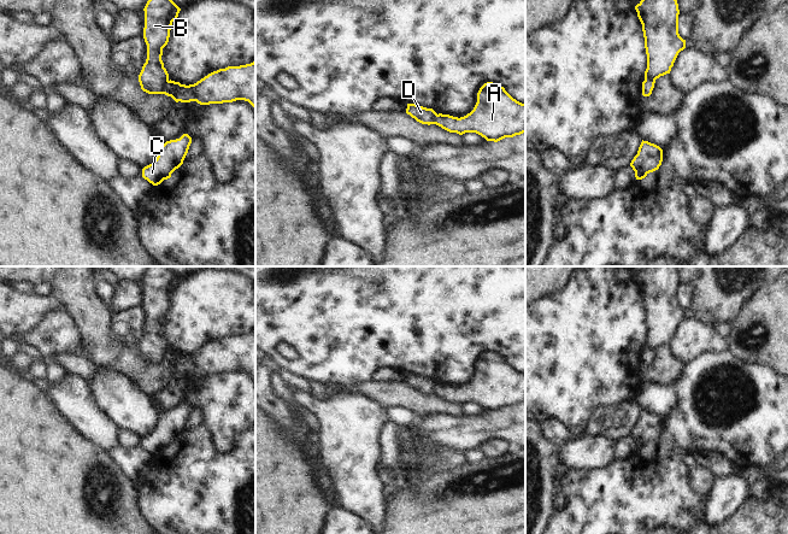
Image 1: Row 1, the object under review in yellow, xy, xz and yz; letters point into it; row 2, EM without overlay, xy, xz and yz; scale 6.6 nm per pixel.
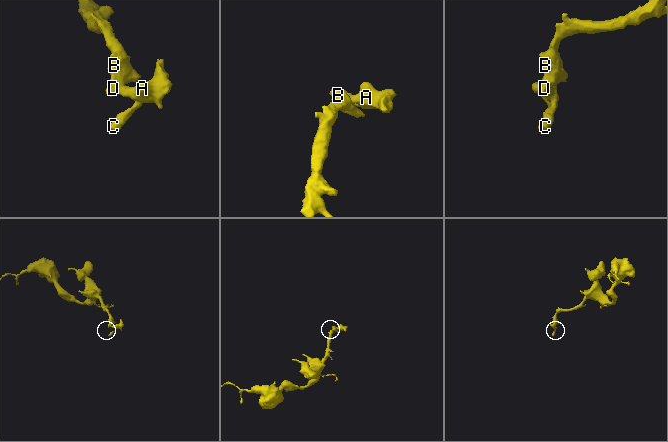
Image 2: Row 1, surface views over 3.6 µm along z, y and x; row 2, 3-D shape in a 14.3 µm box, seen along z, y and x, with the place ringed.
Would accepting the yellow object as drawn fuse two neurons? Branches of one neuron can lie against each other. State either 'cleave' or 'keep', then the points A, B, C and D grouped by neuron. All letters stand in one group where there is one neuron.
cleave; groups A C / B D

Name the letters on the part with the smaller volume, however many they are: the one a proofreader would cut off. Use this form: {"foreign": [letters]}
{"foreign": ["A", "C"]}

